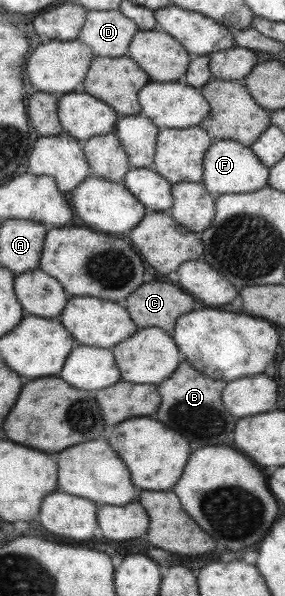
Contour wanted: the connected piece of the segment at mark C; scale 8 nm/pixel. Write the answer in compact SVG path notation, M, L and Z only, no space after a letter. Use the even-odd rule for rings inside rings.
M142 283L129 297L127 306L131 321L138 329L156 327L173 334L175 320L191 311L193 297L171 283Z

